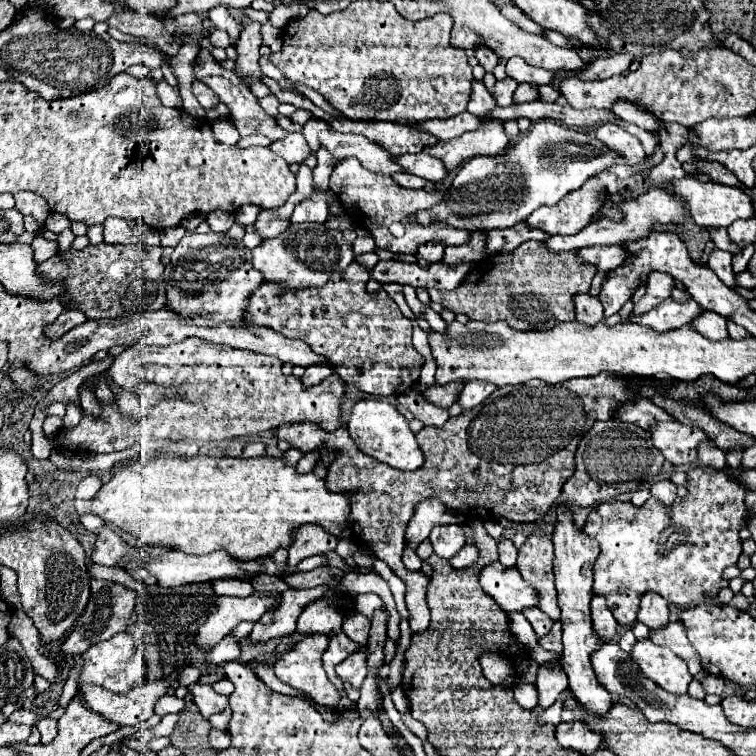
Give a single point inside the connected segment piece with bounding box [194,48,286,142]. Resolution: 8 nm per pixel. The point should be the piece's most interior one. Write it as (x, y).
(226, 84)

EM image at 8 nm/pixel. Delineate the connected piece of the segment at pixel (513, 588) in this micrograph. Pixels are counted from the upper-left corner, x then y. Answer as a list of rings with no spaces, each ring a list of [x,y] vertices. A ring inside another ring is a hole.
[[[494,562],[482,570],[480,584],[498,600],[504,612],[522,612],[538,606],[538,592],[522,580],[516,568],[504,568],[500,562]]]

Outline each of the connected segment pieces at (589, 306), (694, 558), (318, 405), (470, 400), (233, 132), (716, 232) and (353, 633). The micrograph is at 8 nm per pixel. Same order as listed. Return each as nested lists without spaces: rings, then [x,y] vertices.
[[[578,294],[578,296],[574,296],[574,302],[576,302],[576,320],[578,322],[594,326],[600,320],[604,320],[602,304],[600,304],[600,300],[596,296]]]
[[[694,466],[688,472],[686,488],[688,494],[684,498],[676,498],[670,508],[666,508],[662,500],[654,500],[654,496],[650,496],[640,508],[636,508],[632,502],[612,500],[598,504],[586,520],[584,532],[596,538],[600,544],[600,556],[594,562],[594,594],[602,594],[606,598],[610,612],[622,626],[636,620],[640,596],[648,590],[658,592],[670,604],[688,608],[692,604],[714,600],[718,592],[728,586],[722,572],[738,562],[738,556],[742,554],[742,540],[738,532],[750,520],[750,512],[744,506],[746,492],[738,482],[732,480],[726,468],[708,470],[706,474],[704,466]]]
[[[186,338],[184,342],[176,342],[176,344],[170,344],[170,346],[146,346],[146,344],[136,344],[136,346],[124,350],[122,354],[118,354],[118,356],[114,358],[114,364],[110,366],[110,374],[112,374],[112,378],[114,378],[114,382],[116,382],[118,386],[122,386],[122,388],[126,388],[126,390],[130,390],[130,392],[134,390],[134,386],[138,384],[138,380],[146,380],[146,382],[156,382],[156,384],[162,384],[162,386],[178,388],[180,394],[184,394],[186,400],[184,400],[184,402],[182,402],[182,400],[170,400],[170,402],[160,402],[158,406],[150,406],[150,408],[148,408],[150,418],[148,418],[146,422],[132,422],[132,420],[122,418],[122,414],[120,414],[120,410],[118,410],[118,402],[114,402],[112,406],[102,404],[102,420],[96,420],[96,418],[84,414],[82,420],[80,420],[80,424],[78,424],[76,428],[64,428],[64,430],[60,430],[60,432],[56,434],[56,444],[58,444],[58,448],[62,448],[62,450],[72,450],[72,452],[76,452],[76,450],[84,450],[84,452],[116,452],[116,450],[130,448],[130,446],[134,446],[138,440],[144,440],[144,438],[148,438],[148,440],[174,440],[174,442],[176,442],[176,440],[232,440],[232,438],[252,436],[252,434],[262,432],[262,430],[272,430],[272,428],[276,428],[276,426],[280,426],[280,424],[310,422],[310,424],[320,426],[320,428],[326,430],[326,432],[334,432],[334,430],[338,430],[338,428],[342,426],[342,420],[340,420],[340,418],[342,418],[342,408],[340,408],[340,406],[342,406],[342,396],[344,396],[346,388],[344,388],[344,382],[340,380],[340,376],[338,376],[336,372],[332,372],[332,374],[330,374],[324,382],[320,382],[318,386],[304,388],[304,386],[302,386],[302,380],[296,378],[294,374],[292,374],[292,376],[284,376],[284,374],[282,374],[282,362],[276,357],[256,354],[256,352],[250,352],[250,350],[238,350],[238,348],[232,348],[228,345],[218,346],[218,344],[206,342],[205,340],[198,340],[198,338]]]
[[[470,380],[466,382],[464,390],[460,392],[460,398],[458,398],[458,404],[466,410],[466,408],[474,408],[478,404],[482,404],[498,386],[496,384],[490,384],[490,382],[484,382],[484,380]]]
[[[221,118],[212,123],[211,126],[216,140],[222,142],[222,144],[236,144],[240,140],[238,130],[227,118]]]
[[[710,228],[708,232],[710,232],[710,240],[714,242],[716,248],[726,250],[726,252],[730,252],[730,254],[738,254],[738,252],[740,252],[740,248],[738,248],[736,244],[730,244],[730,238],[728,238],[726,228]]]
[[[354,610],[354,612],[350,612],[350,616],[344,616],[342,628],[344,628],[344,632],[346,632],[346,636],[350,640],[354,640],[360,646],[364,646],[366,644],[366,636],[370,632],[370,620],[364,614]]]

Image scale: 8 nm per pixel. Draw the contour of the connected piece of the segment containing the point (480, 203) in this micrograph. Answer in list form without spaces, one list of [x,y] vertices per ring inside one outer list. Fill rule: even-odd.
[[[540,120],[526,134],[516,140],[516,146],[498,156],[478,156],[462,166],[454,178],[454,200],[444,200],[430,210],[420,210],[420,224],[430,220],[446,222],[464,230],[494,230],[524,222],[534,208],[552,206],[562,196],[578,190],[588,178],[600,174],[622,158],[602,146],[594,134],[554,124],[554,120]]]

